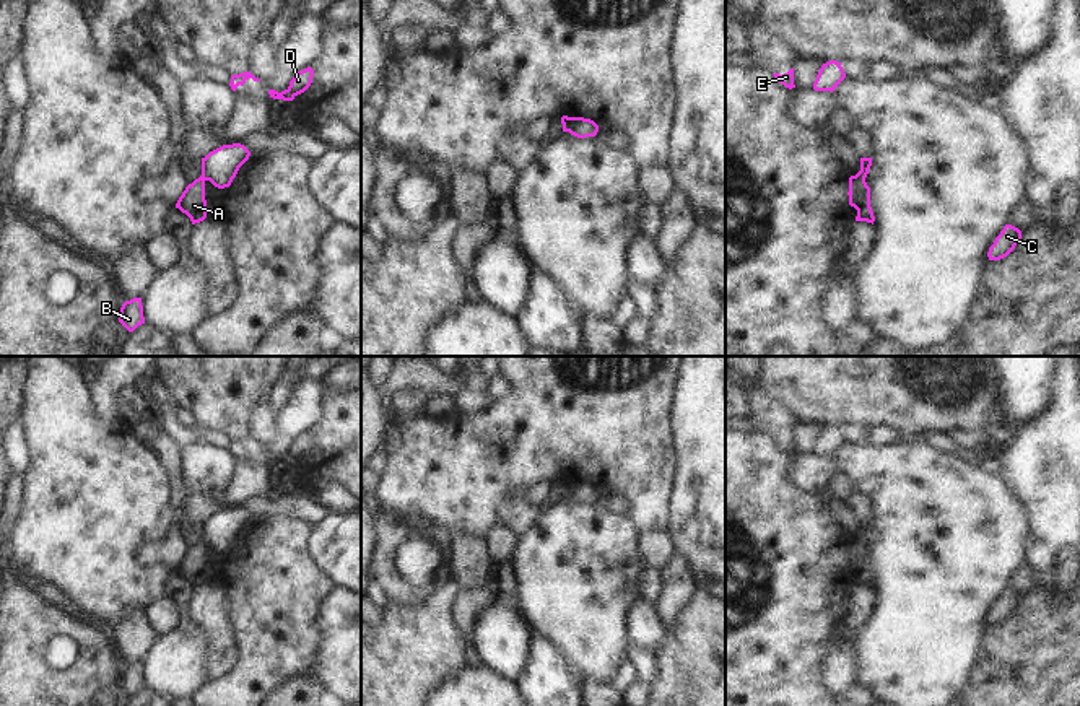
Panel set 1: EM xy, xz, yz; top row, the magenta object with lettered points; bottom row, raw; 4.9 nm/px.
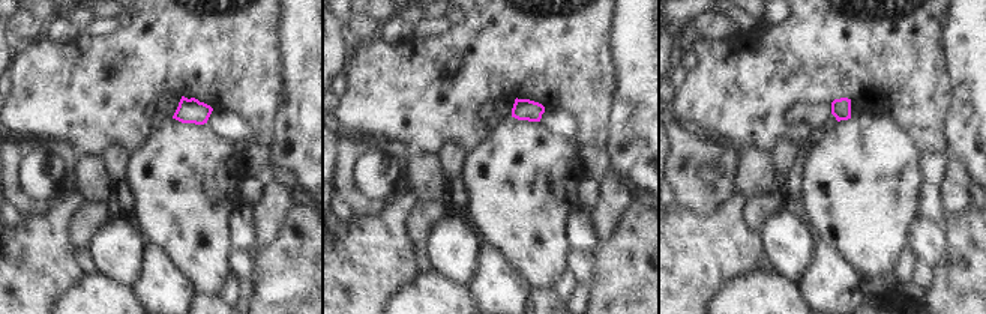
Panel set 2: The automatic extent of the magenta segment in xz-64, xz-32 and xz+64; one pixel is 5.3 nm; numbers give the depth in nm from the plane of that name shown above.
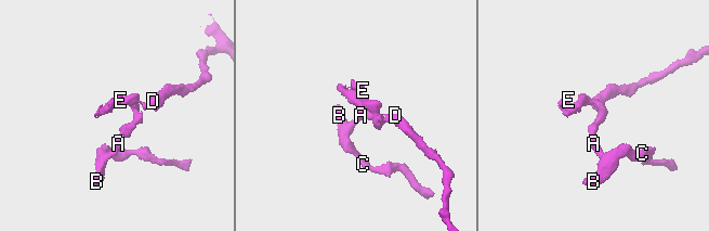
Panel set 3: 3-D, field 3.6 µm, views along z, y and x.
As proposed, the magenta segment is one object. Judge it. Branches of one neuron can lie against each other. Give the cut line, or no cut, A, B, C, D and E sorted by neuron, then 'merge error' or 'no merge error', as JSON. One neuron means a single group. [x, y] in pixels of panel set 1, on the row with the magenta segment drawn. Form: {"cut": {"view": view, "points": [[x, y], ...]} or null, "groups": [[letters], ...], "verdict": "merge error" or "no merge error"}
{"cut": {"view": "yz", "points": [[856, 174], [864, 179]]}, "groups": [["A", "B", "C"], ["D", "E"]], "verdict": "merge error"}

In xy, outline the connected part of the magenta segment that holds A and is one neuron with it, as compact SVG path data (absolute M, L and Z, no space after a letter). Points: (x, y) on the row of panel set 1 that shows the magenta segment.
M202 176L185 187L176 208L185 213L192 224L207 218L205 179Z

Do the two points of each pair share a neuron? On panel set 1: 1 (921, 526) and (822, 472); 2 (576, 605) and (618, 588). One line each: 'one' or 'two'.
1: two
2: one

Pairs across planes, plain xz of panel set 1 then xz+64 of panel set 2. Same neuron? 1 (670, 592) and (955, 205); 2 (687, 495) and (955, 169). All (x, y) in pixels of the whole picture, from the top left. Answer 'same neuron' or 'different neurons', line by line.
1: same neuron
2: different neurons

